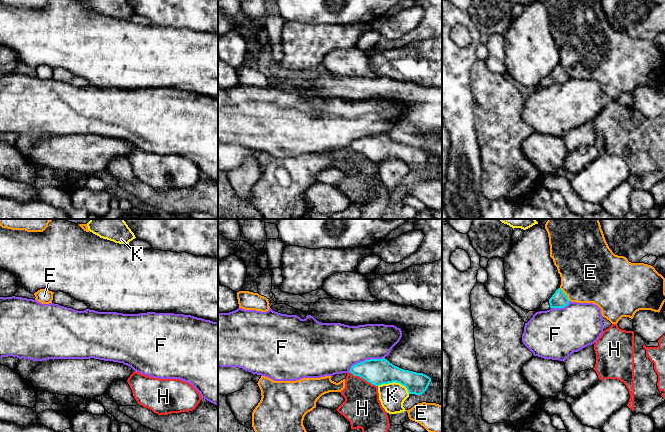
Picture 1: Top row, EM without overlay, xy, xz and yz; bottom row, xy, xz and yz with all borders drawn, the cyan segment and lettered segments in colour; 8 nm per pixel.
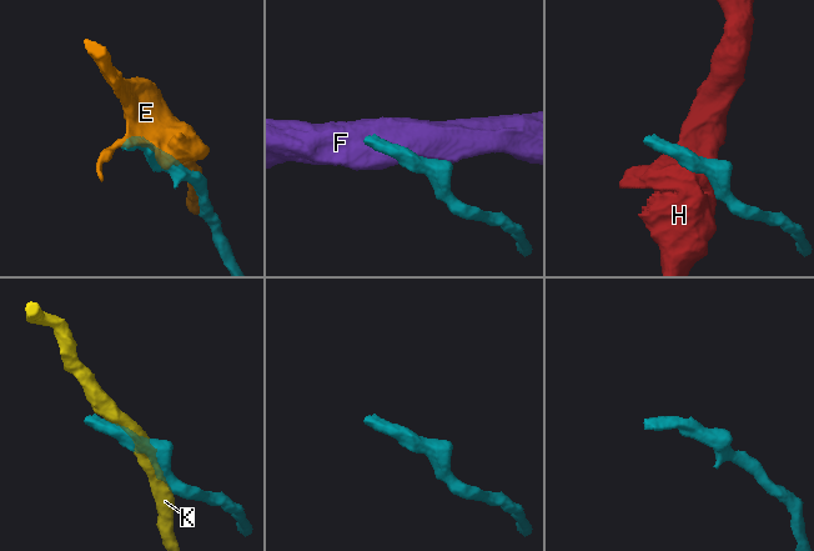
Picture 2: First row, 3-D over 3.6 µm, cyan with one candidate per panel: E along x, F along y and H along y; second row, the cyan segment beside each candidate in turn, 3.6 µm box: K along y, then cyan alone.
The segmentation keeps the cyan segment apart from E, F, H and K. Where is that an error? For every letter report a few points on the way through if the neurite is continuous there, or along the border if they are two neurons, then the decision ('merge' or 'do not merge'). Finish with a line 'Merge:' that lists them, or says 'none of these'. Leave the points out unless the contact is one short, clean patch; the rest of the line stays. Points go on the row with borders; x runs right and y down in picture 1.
E: do not merge
F: do not merge
H: do not merge
K: do not merge
Merge: none of these

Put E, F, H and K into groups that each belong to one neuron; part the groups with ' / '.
E / F / H / K

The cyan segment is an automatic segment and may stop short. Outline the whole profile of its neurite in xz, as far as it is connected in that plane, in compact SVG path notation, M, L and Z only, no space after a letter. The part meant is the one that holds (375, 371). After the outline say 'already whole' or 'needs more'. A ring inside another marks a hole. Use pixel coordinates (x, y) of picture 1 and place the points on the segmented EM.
M385 358L357 363L351 367L349 372L375 386L393 382L400 383L407 388L409 394L415 395L423 394L431 382L429 376L401 369Z | already whole

